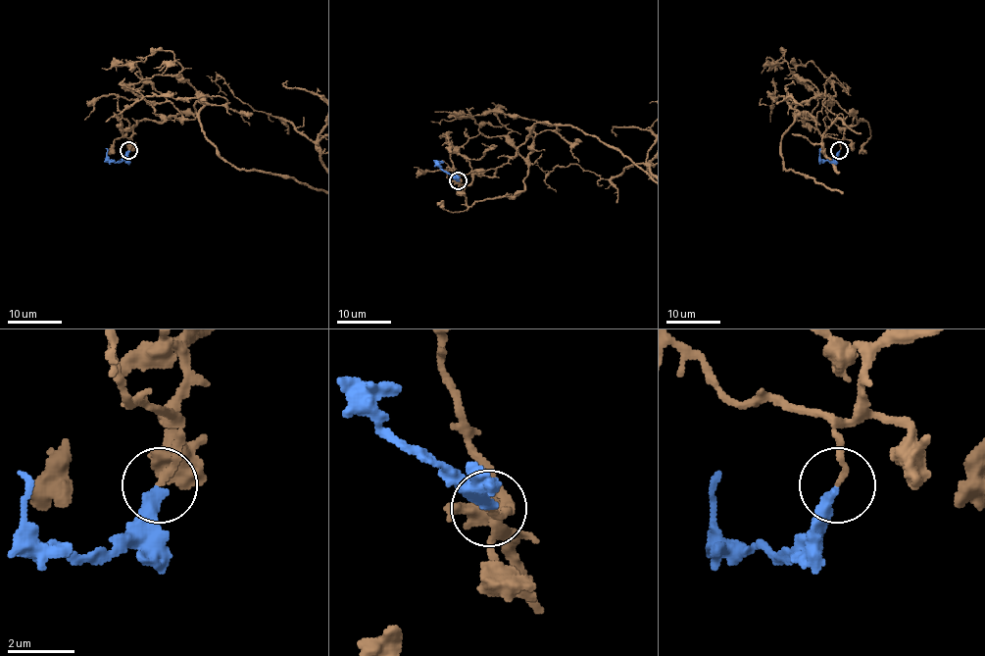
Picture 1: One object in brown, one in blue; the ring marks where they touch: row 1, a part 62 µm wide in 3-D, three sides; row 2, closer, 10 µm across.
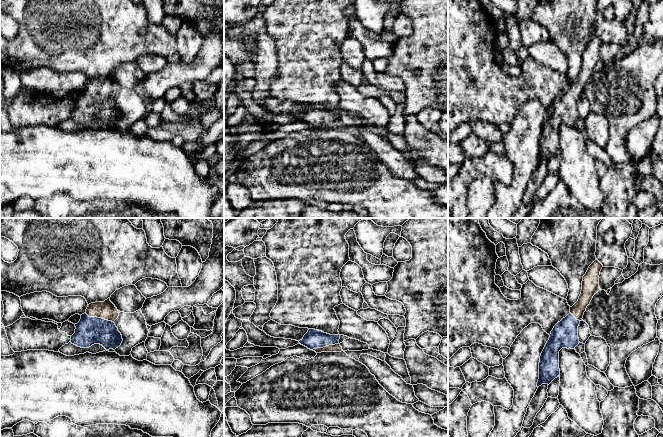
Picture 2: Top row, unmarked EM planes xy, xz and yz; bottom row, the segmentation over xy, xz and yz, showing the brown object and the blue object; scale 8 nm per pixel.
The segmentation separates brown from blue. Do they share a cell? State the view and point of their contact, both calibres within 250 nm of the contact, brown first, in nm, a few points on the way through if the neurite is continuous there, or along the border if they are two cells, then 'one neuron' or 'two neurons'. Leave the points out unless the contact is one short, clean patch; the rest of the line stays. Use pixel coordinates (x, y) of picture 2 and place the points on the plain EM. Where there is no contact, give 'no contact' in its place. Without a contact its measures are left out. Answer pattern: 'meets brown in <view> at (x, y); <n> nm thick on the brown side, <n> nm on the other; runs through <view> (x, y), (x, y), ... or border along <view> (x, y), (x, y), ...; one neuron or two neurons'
meets brown in xy at (99, 93); 150 nm thick on the brown side, 220 nm on the other; runs through xy (106, 86), (99, 93), (89, 106); one neuron

